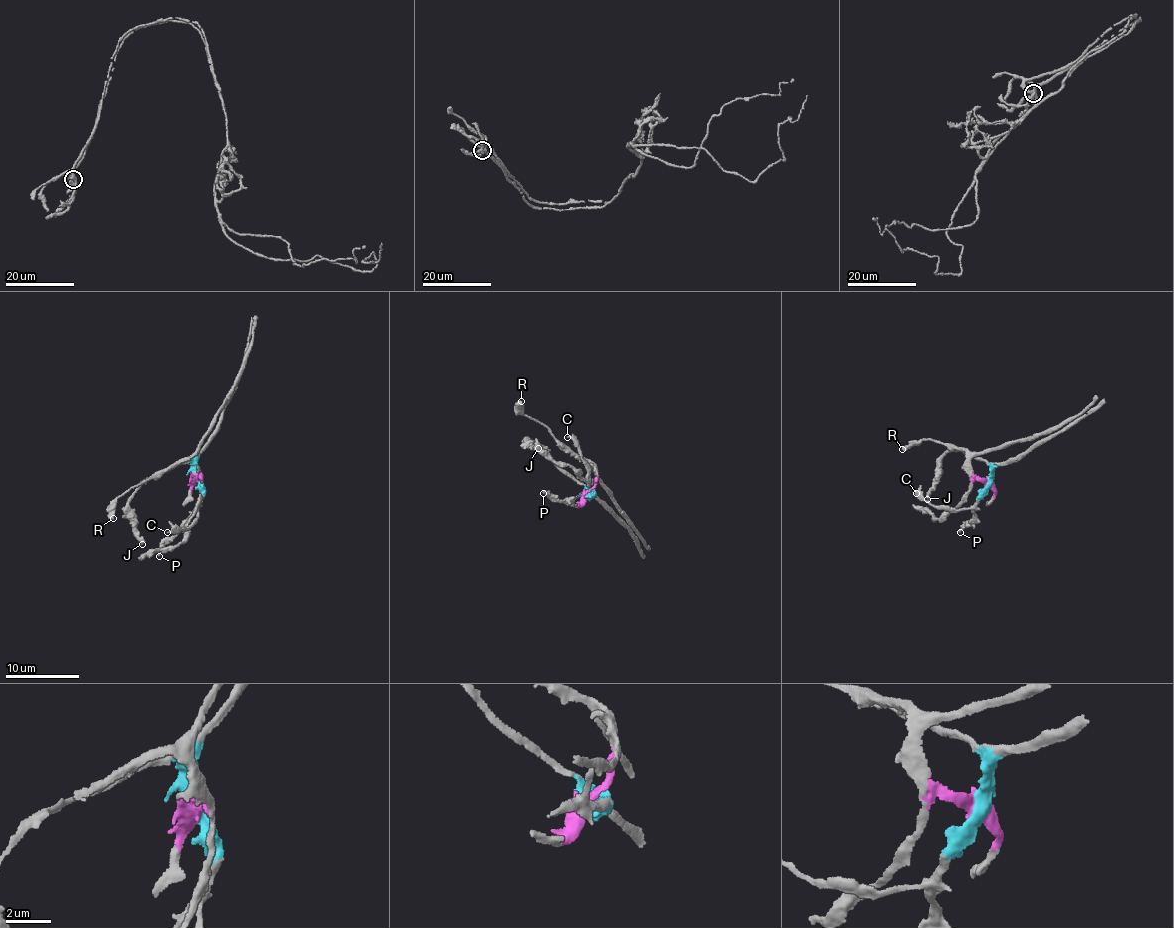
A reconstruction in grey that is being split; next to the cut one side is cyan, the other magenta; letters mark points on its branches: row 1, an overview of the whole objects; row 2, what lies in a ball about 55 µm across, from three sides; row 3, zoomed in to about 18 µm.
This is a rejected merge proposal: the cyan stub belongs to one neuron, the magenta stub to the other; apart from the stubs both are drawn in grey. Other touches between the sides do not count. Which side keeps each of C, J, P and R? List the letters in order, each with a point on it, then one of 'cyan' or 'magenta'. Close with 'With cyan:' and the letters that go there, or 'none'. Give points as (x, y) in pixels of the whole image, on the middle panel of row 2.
C: at (567, 437); cyan
J: at (538, 448); cyan
P: at (543, 493); cyan
R: at (521, 401); magenta
With cyan: C, J, P

